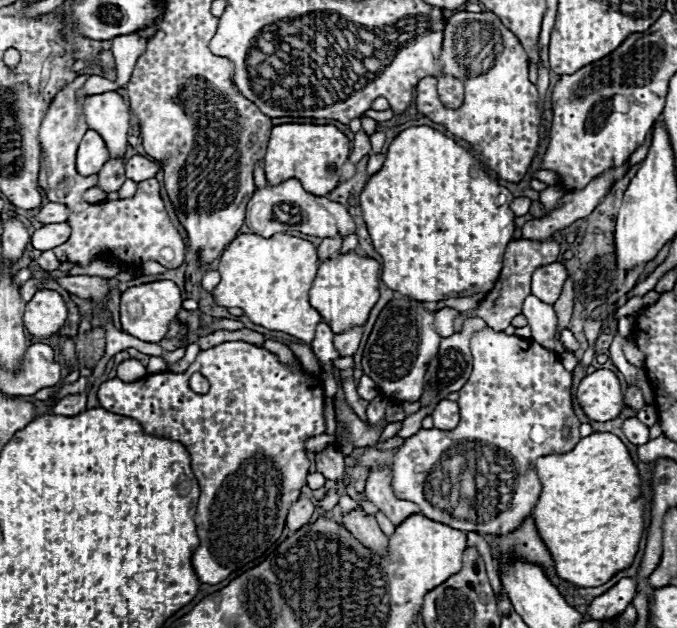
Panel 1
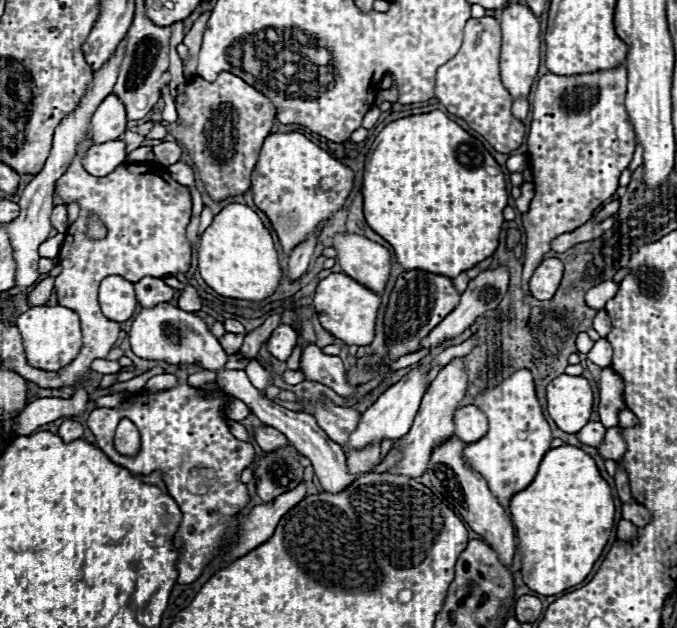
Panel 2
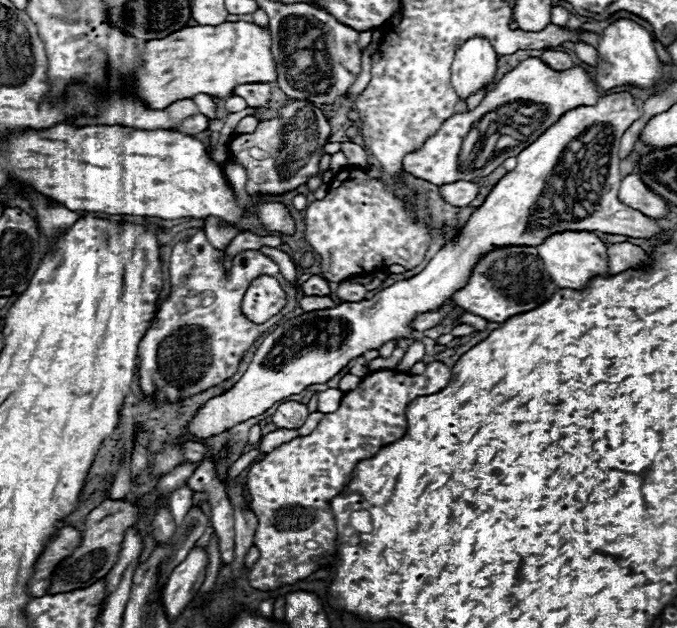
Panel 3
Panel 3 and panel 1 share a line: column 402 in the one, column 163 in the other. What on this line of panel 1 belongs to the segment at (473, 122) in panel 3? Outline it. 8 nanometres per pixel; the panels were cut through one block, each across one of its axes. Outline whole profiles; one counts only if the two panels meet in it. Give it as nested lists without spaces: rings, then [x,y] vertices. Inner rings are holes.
[[[132,156],[126,160],[126,176],[134,182],[150,180],[164,168],[164,162],[144,162],[144,156]]]

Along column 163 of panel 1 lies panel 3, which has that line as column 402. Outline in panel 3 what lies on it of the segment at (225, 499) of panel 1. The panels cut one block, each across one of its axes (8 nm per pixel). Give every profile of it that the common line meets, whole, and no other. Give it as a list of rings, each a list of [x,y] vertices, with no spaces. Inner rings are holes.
[[[430,362],[430,364],[426,364],[424,374],[418,374],[418,376],[410,376],[410,374],[396,372],[396,370],[378,370],[378,372],[372,372],[372,374],[368,374],[368,376],[364,376],[364,378],[360,380],[358,388],[354,388],[354,390],[350,390],[350,392],[344,394],[344,398],[342,398],[342,402],[340,402],[340,408],[338,408],[334,414],[324,414],[324,416],[322,416],[322,420],[320,420],[320,424],[318,424],[318,428],[316,428],[314,432],[310,432],[308,436],[298,436],[298,438],[294,438],[294,440],[282,444],[280,448],[272,450],[270,454],[266,454],[262,460],[250,464],[250,468],[248,468],[248,472],[246,472],[246,492],[250,494],[250,496],[248,496],[248,508],[250,508],[250,510],[254,512],[254,516],[258,518],[256,536],[254,536],[254,546],[260,550],[258,562],[256,562],[254,568],[248,572],[248,580],[250,580],[250,586],[252,586],[252,588],[264,590],[264,592],[268,592],[268,590],[278,590],[278,588],[282,588],[282,586],[286,586],[286,584],[294,584],[294,582],[298,582],[298,580],[310,576],[318,566],[328,566],[328,564],[330,564],[330,560],[332,560],[332,556],[334,556],[334,552],[336,552],[336,528],[334,528],[334,518],[332,518],[332,512],[330,512],[330,500],[332,500],[334,496],[338,496],[338,494],[342,492],[342,488],[350,482],[352,470],[354,470],[354,466],[356,466],[360,460],[372,458],[380,448],[384,448],[384,446],[388,446],[388,444],[400,440],[400,438],[406,434],[406,428],[408,428],[408,422],[406,422],[406,406],[408,406],[414,398],[418,398],[418,396],[440,392],[442,388],[446,388],[448,382],[450,382],[450,368],[448,368],[446,364],[442,364],[442,362]],[[250,500],[252,500],[252,502],[250,502]],[[306,542],[314,542],[318,548],[308,548],[308,546],[304,546]]]

